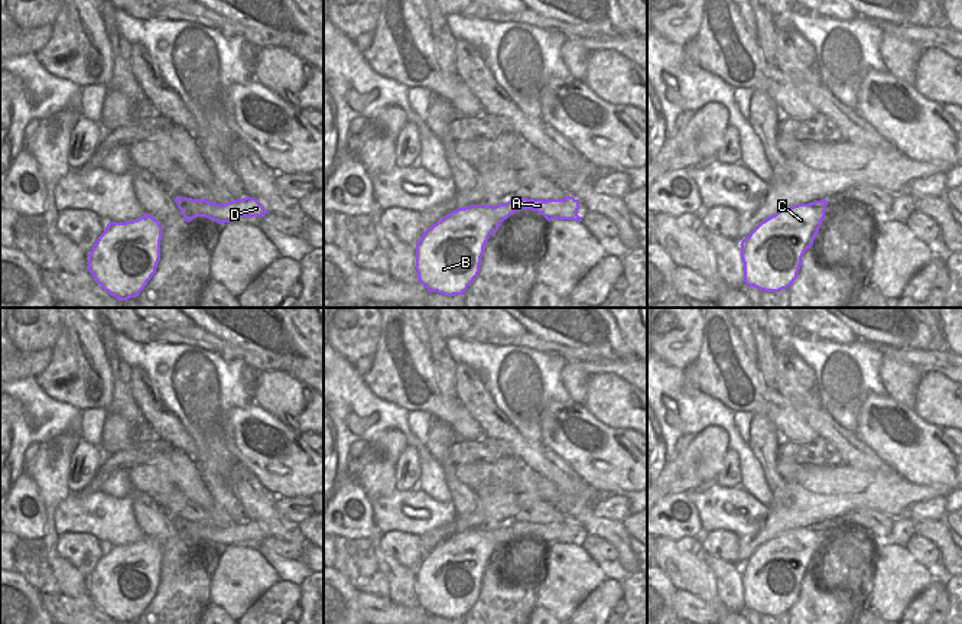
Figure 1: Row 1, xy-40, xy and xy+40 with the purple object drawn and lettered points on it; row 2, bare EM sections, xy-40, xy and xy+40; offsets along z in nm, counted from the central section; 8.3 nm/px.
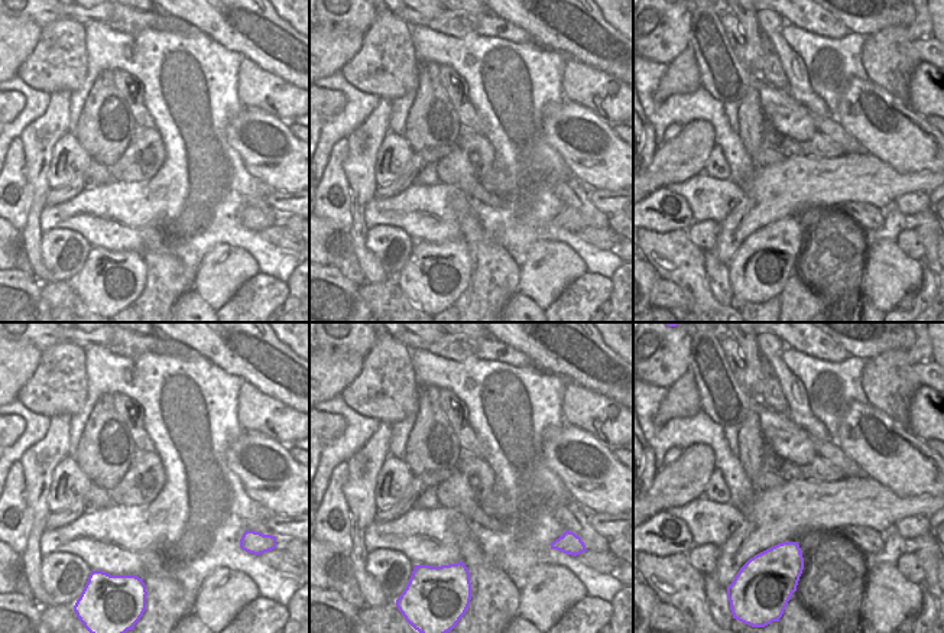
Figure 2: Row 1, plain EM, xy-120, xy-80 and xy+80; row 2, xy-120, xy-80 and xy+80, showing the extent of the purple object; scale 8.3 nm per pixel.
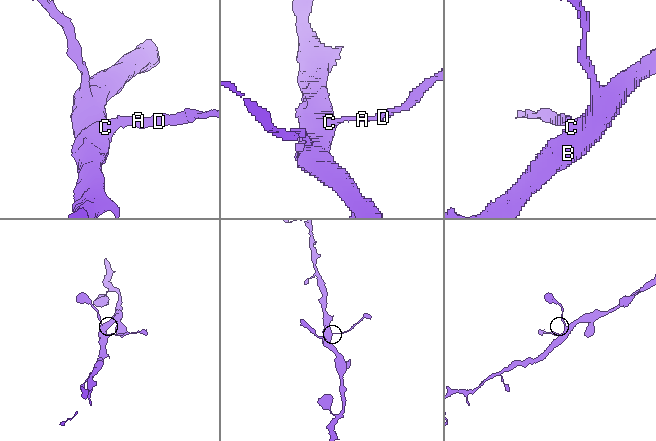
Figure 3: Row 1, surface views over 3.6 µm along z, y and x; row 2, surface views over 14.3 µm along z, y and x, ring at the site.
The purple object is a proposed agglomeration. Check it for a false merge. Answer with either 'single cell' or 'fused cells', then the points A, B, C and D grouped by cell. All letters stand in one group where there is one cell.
fused cells | A D / B C

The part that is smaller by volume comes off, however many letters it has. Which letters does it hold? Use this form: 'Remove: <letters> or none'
Remove: A, D

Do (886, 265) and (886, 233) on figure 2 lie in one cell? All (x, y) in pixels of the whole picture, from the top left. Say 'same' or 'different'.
different

